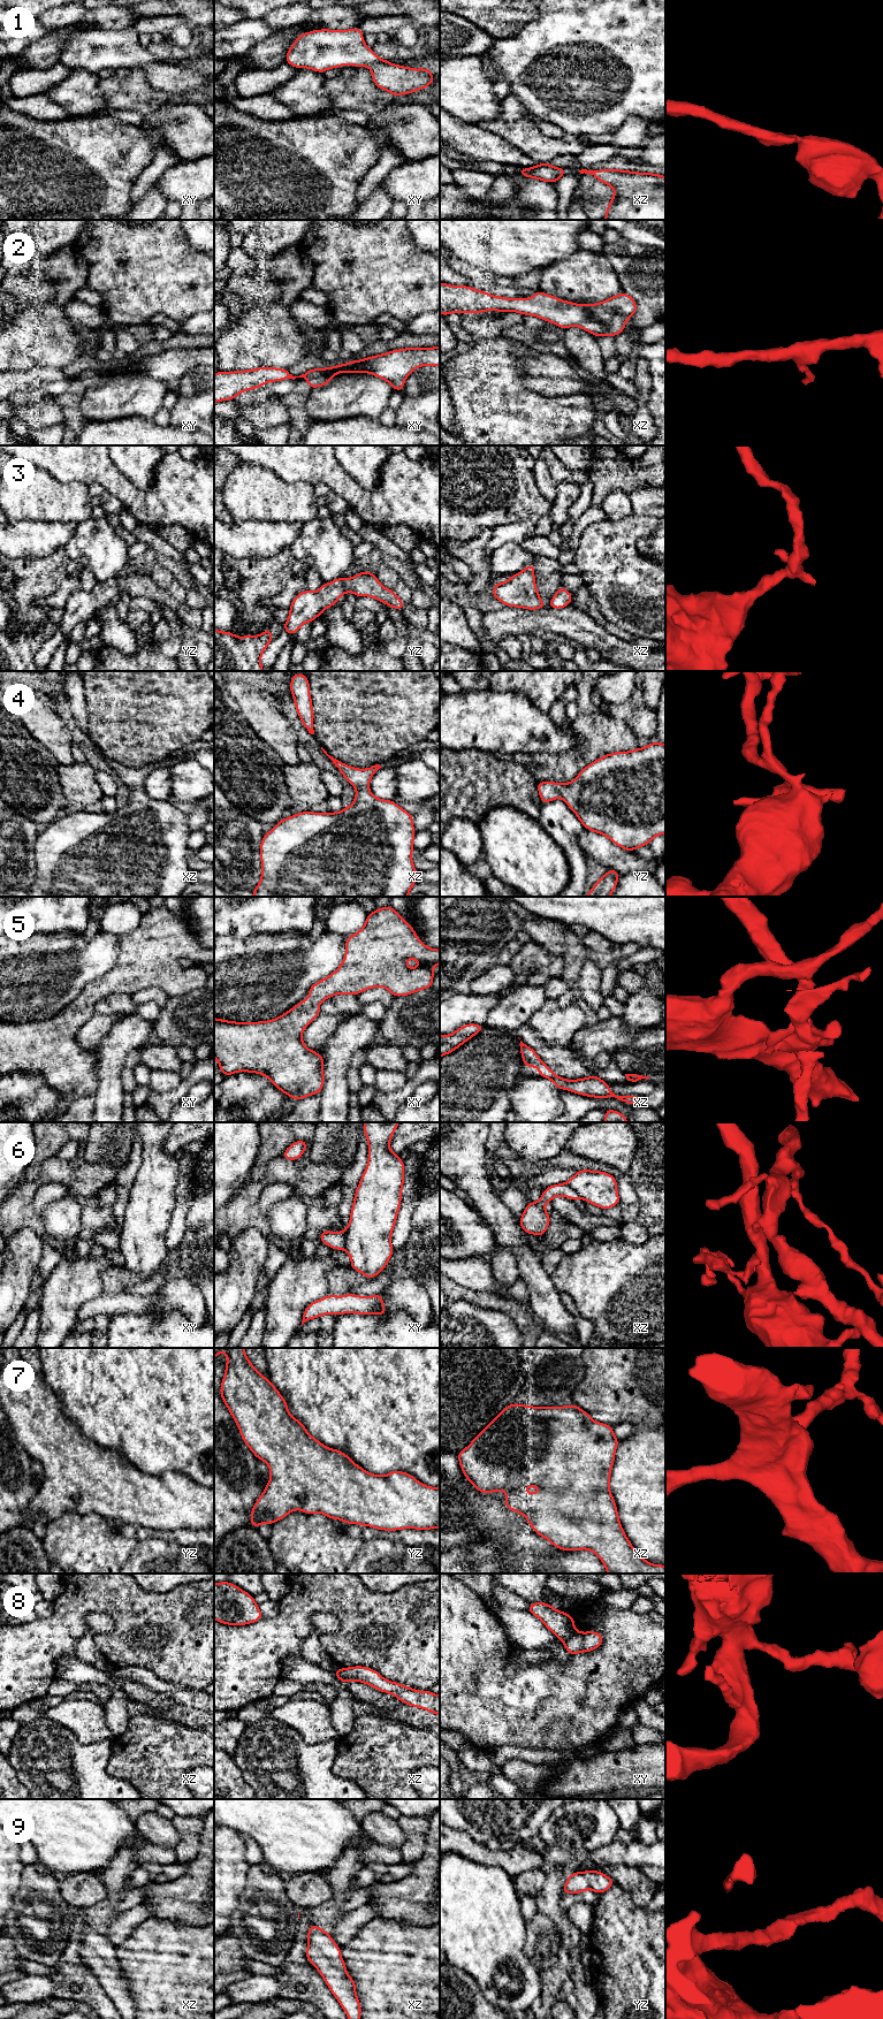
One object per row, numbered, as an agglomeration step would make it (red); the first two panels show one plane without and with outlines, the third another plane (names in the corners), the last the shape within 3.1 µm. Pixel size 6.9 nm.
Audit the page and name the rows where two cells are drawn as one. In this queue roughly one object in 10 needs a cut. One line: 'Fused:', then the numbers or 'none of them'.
Fused: 6, 8

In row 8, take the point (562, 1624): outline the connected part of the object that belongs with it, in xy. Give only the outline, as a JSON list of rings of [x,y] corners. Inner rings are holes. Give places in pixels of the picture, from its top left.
[[[548,1602],[530,1603],[527,1612],[536,1616],[562,1641],[570,1639],[576,1632],[574,1617],[551,1607]]]

